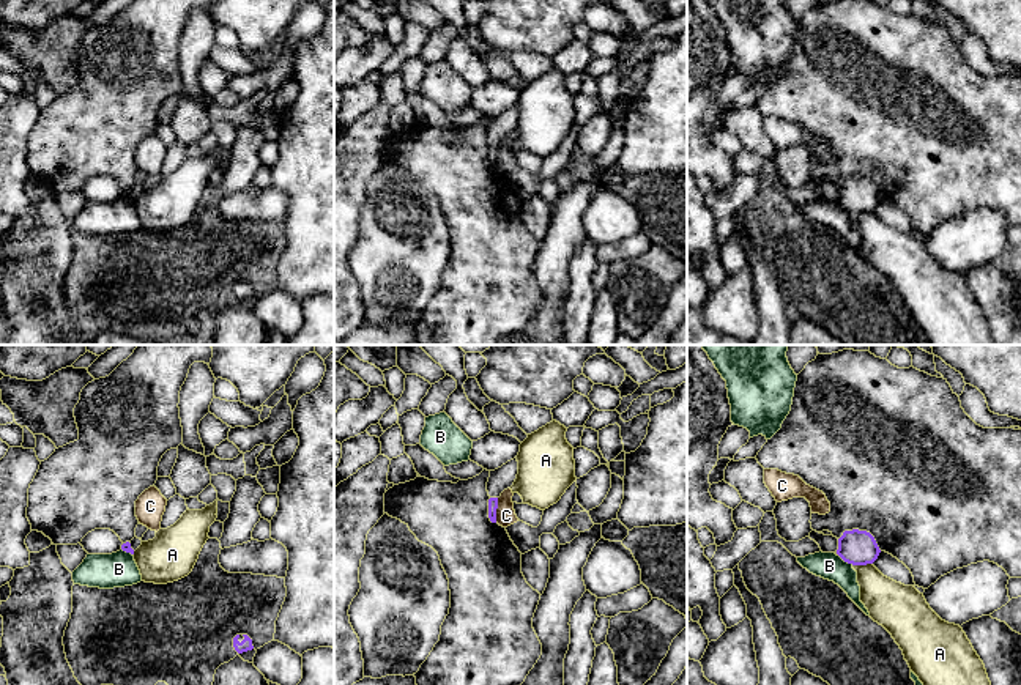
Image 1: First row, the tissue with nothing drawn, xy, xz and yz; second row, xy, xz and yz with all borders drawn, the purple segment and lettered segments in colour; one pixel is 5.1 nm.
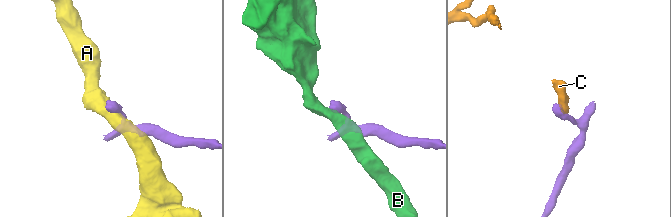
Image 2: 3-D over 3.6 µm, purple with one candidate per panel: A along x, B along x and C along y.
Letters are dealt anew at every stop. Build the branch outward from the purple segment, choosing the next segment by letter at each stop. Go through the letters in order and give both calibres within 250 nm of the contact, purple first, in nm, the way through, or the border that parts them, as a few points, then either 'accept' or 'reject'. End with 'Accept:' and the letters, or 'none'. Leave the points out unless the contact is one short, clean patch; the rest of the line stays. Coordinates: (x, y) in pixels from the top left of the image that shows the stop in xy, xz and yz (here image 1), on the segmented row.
A: 180 nm thick on the purple side, 240 nm on the other; reject
B: 180 nm thick on the purple side, 140 nm on the other; border along yz (839, 555), (853, 564); reject
C: 50 nm thick on the purple side, 100 nm on the other; border along xz (498, 498), (495, 522); reject
Accept: none

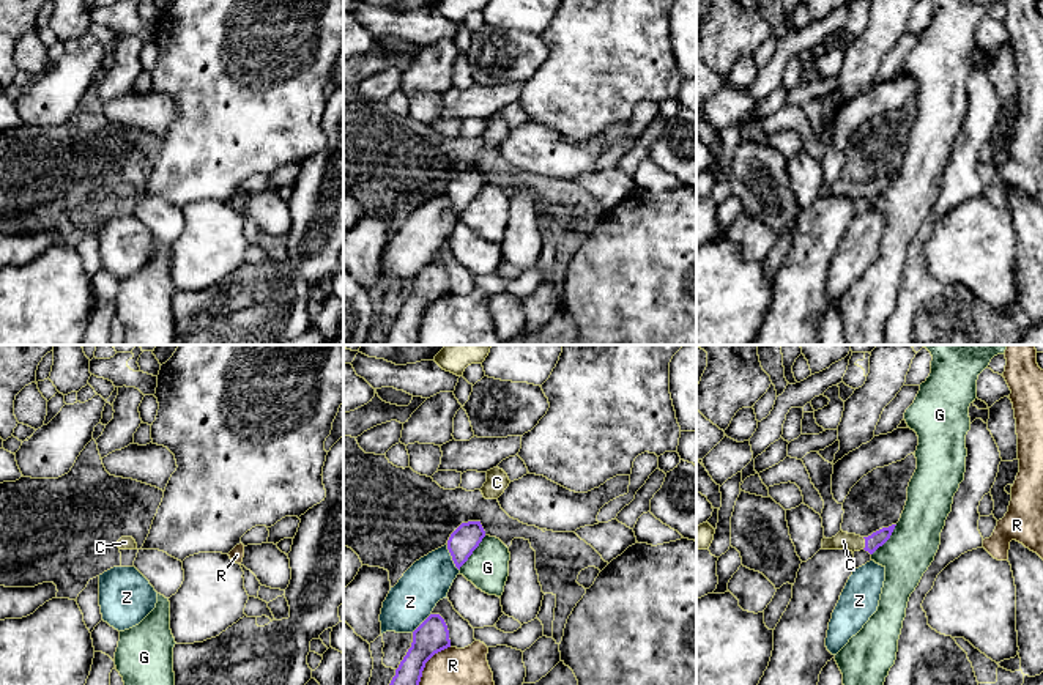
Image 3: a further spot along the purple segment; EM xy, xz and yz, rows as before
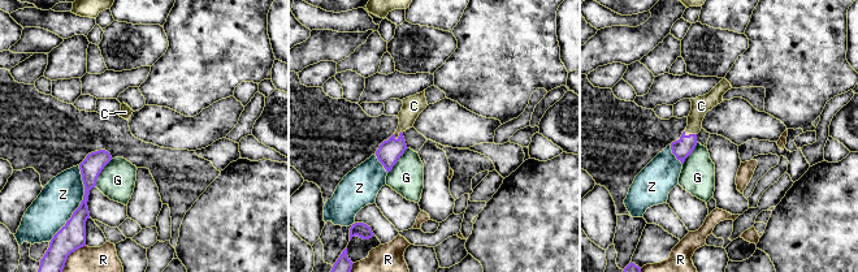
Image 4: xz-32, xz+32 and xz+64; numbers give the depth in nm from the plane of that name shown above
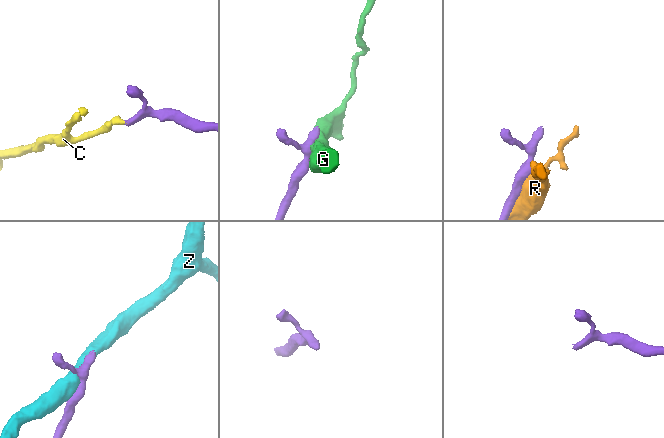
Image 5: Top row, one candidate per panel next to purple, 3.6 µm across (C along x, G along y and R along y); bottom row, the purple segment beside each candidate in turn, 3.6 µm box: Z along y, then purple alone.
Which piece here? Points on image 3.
C: 80 nm thick on the purple side, 90 nm on the other; runs through yz (879, 537), (865, 544), (843, 540); accept
G: 150 nm thick on the purple side, 220 nm on the other; border along xz (486, 536), (459, 569); reject
R: 170 nm thick on the purple side, 190 nm on the other; reject
Z: 150 nm thick on the purple side, 240 nm on the other; reject
Accept: C

